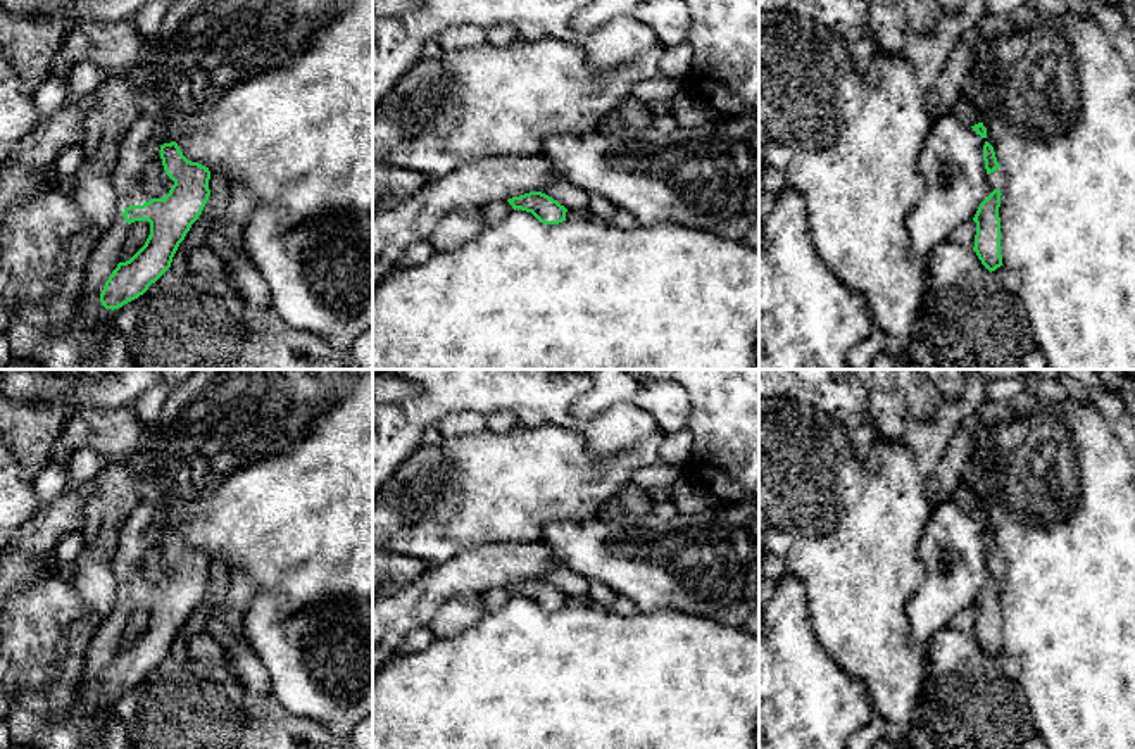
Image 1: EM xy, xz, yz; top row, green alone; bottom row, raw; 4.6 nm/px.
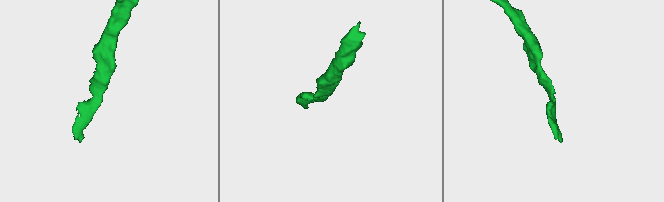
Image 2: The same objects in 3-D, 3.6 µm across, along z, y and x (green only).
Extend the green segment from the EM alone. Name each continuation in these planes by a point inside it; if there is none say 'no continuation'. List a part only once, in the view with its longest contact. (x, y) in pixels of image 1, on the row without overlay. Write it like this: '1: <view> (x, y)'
1: xy (138, 535)

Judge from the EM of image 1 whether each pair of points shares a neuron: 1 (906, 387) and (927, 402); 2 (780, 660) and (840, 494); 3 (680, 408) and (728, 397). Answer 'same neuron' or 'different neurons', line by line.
1: same neuron
2: different neurons
3: different neurons

